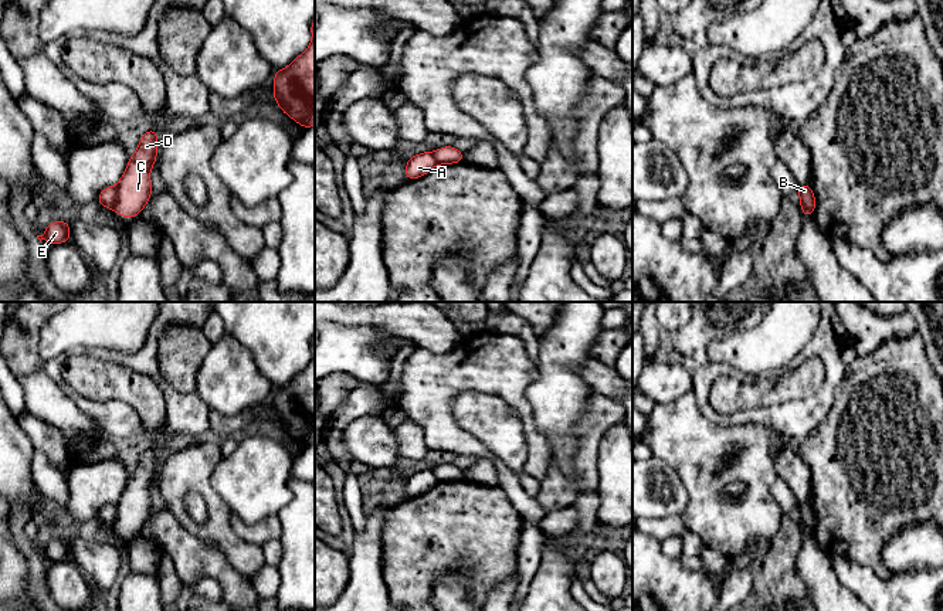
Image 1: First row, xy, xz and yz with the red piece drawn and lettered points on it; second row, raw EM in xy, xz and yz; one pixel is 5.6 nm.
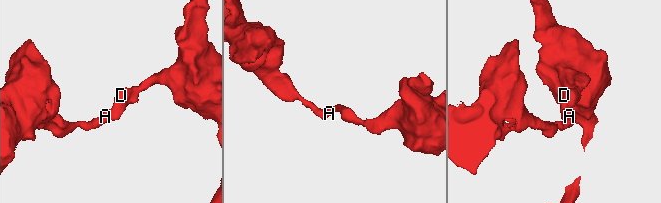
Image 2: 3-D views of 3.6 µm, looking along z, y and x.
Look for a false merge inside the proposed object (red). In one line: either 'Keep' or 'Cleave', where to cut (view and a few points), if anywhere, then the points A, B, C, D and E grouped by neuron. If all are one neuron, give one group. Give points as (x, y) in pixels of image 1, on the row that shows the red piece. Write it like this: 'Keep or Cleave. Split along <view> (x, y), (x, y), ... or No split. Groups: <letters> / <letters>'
Cleave. Split along xy (116, 186), (116, 203), (112, 207). Groups: A B E / C D

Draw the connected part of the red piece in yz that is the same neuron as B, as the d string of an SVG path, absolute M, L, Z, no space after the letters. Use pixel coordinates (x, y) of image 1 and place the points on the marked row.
M811 184L798 186L797 194L801 204L810 211L810 215L813 215L817 201Z

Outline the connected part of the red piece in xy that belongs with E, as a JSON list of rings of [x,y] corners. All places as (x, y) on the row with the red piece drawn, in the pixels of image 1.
[[[51,221],[43,235],[37,238],[47,240],[50,245],[62,244],[71,240],[69,221]]]

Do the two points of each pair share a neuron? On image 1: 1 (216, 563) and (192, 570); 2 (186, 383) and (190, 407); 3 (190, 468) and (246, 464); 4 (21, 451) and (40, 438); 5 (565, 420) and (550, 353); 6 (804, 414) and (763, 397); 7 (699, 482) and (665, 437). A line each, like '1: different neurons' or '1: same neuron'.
1: same neuron
2: different neurons
3: different neurons
4: different neurons
5: same neuron
6: different neurons
7: same neuron

